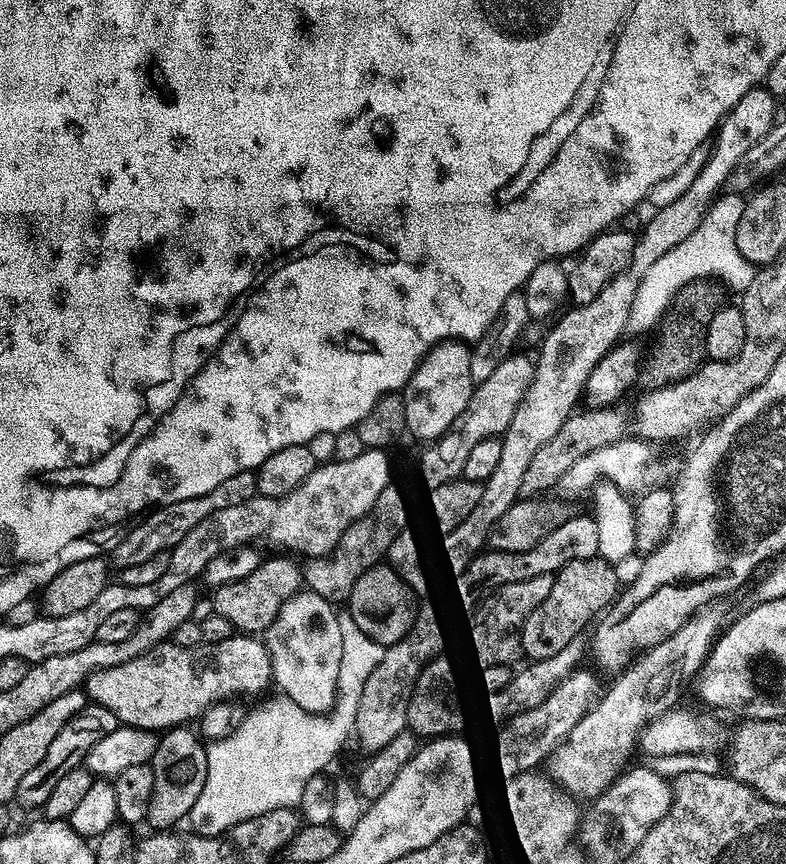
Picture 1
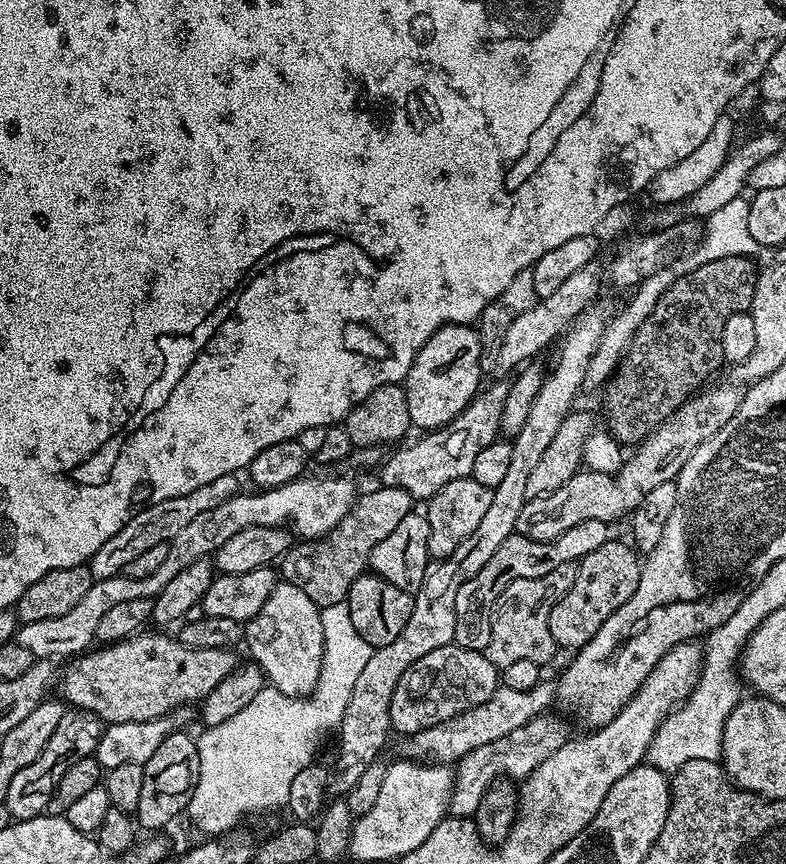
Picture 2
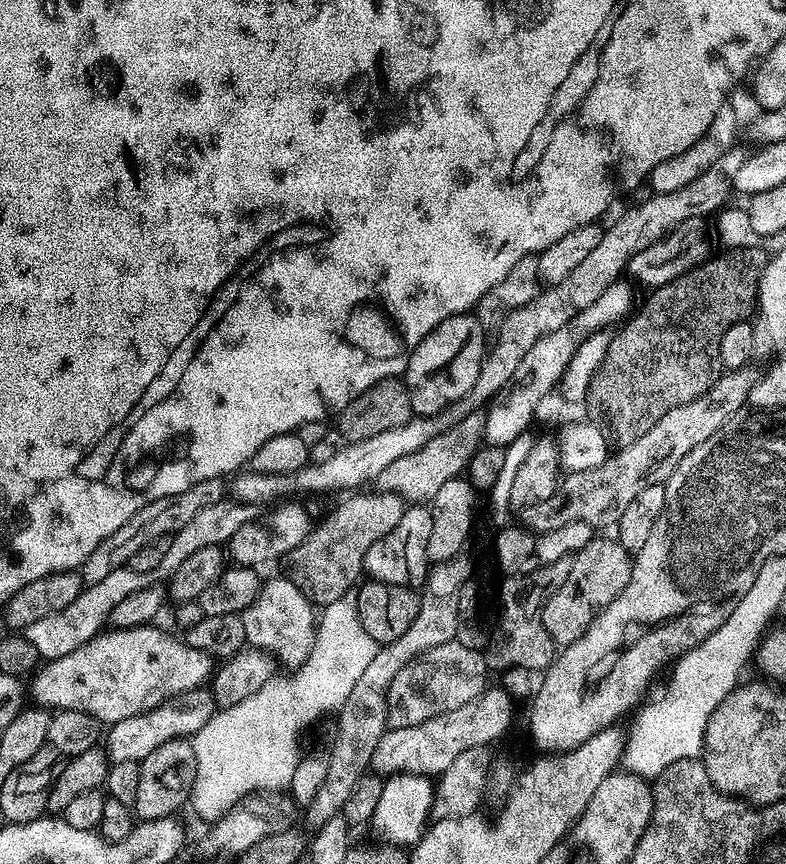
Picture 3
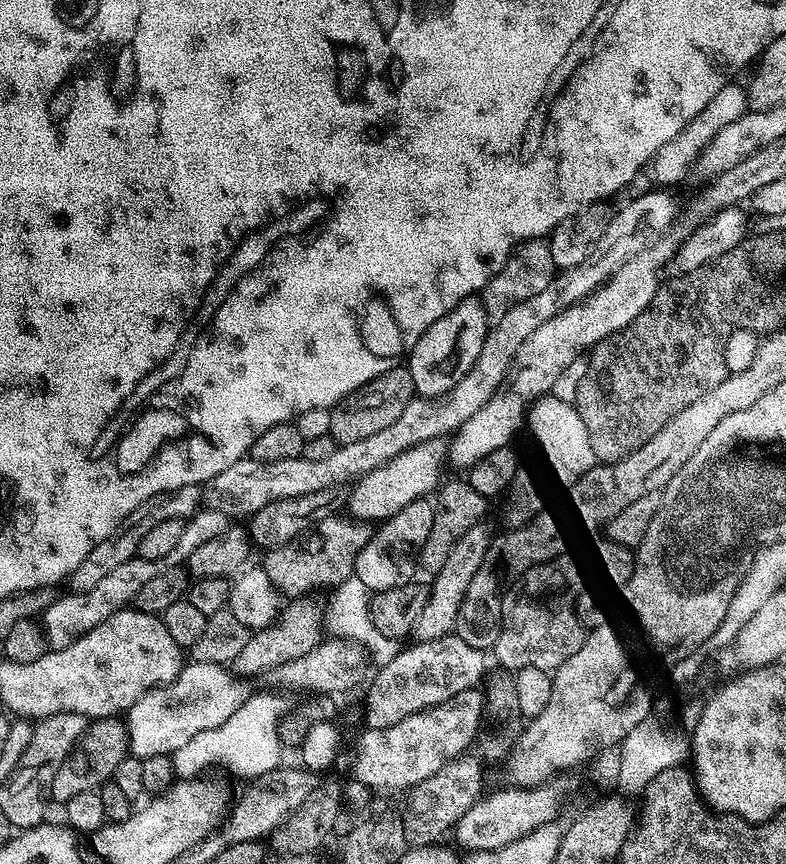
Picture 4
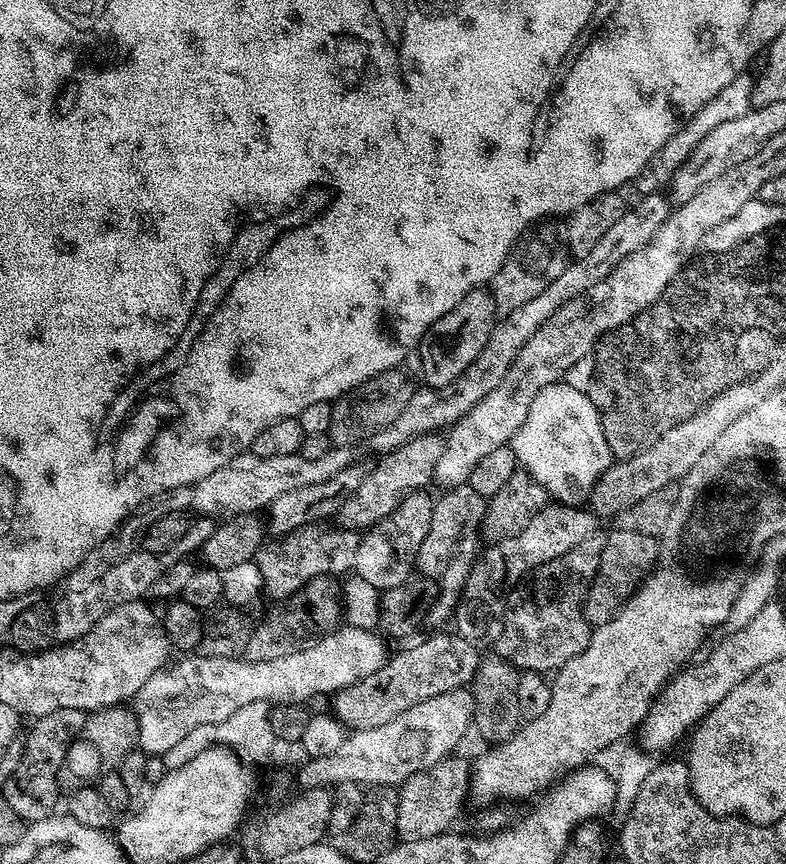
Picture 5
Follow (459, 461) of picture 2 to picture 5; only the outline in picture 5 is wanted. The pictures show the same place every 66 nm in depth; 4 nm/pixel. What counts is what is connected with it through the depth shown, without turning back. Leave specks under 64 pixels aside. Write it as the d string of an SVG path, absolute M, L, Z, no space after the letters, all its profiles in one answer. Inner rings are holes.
M435 431L426 432L403 441L401 448L396 448L376 469L365 475L362 486L356 492L345 496L340 511L334 520L339 527L353 530L367 530L373 528L379 520L386 518L399 506L404 497L411 490L424 486L427 480L431 481L436 475L438 458L442 458L444 449L444 436Z

